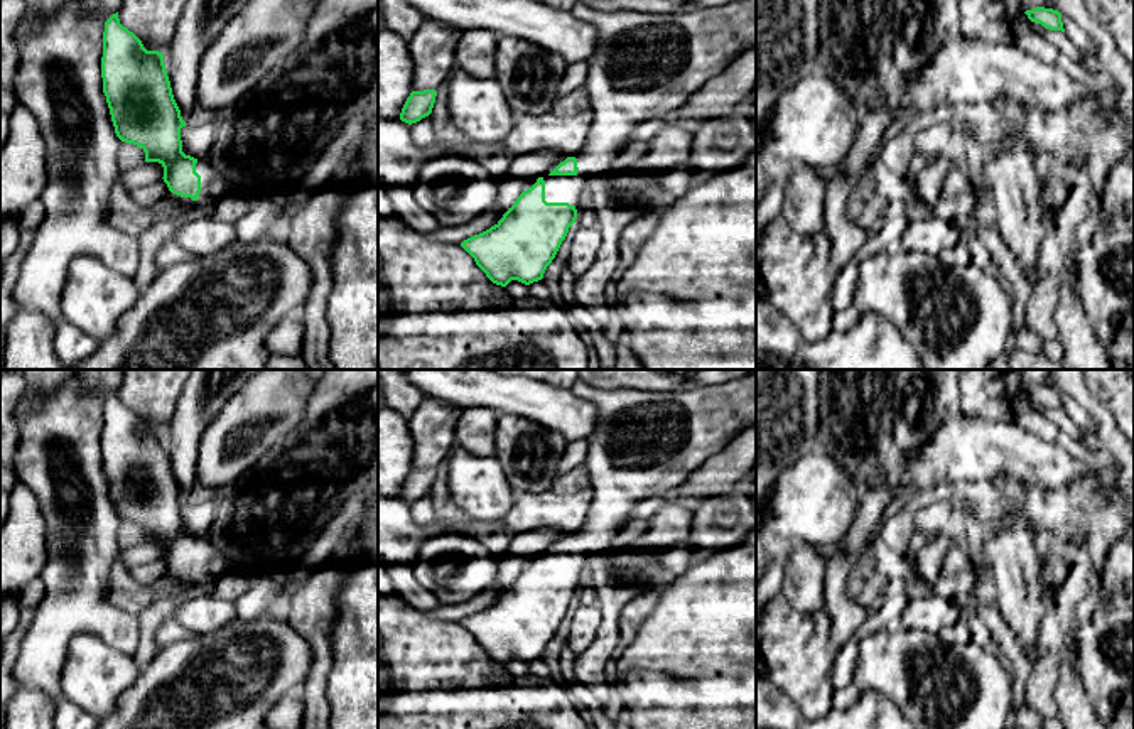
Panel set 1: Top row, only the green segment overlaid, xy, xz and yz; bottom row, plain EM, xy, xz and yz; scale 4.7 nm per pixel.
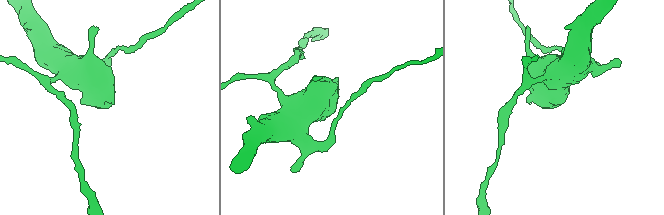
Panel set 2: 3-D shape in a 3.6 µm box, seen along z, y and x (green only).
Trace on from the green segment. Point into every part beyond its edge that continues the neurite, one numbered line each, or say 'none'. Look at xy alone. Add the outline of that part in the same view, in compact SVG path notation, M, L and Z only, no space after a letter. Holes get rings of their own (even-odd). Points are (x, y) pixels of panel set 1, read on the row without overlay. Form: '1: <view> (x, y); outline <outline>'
1: xy (213, 564); outline M197 537L196 550L201 554L201 570L196 580L216 582L219 577L235 570L235 564L224 557L208 537Z

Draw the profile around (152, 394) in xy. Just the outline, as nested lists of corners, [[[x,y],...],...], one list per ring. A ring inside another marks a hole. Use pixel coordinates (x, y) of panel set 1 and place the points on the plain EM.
[[[122,370],[118,397],[159,430],[169,425],[191,370]]]

